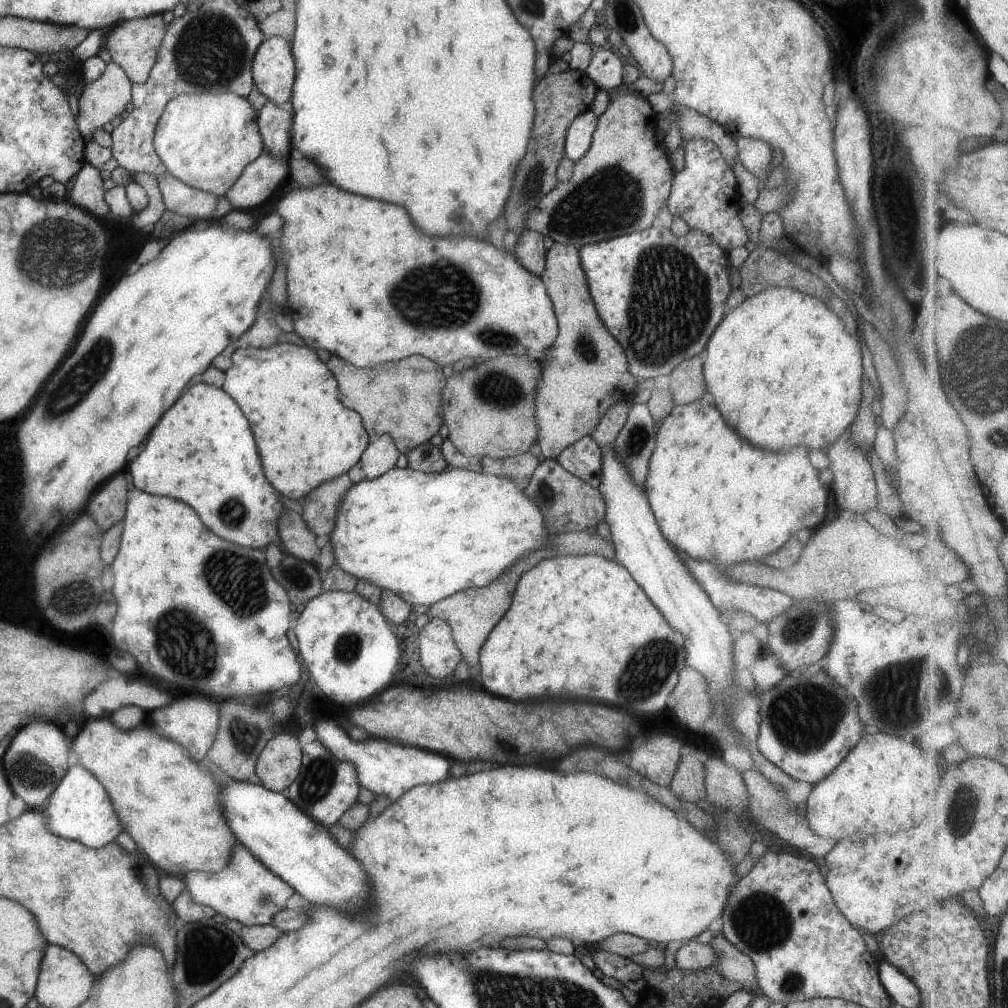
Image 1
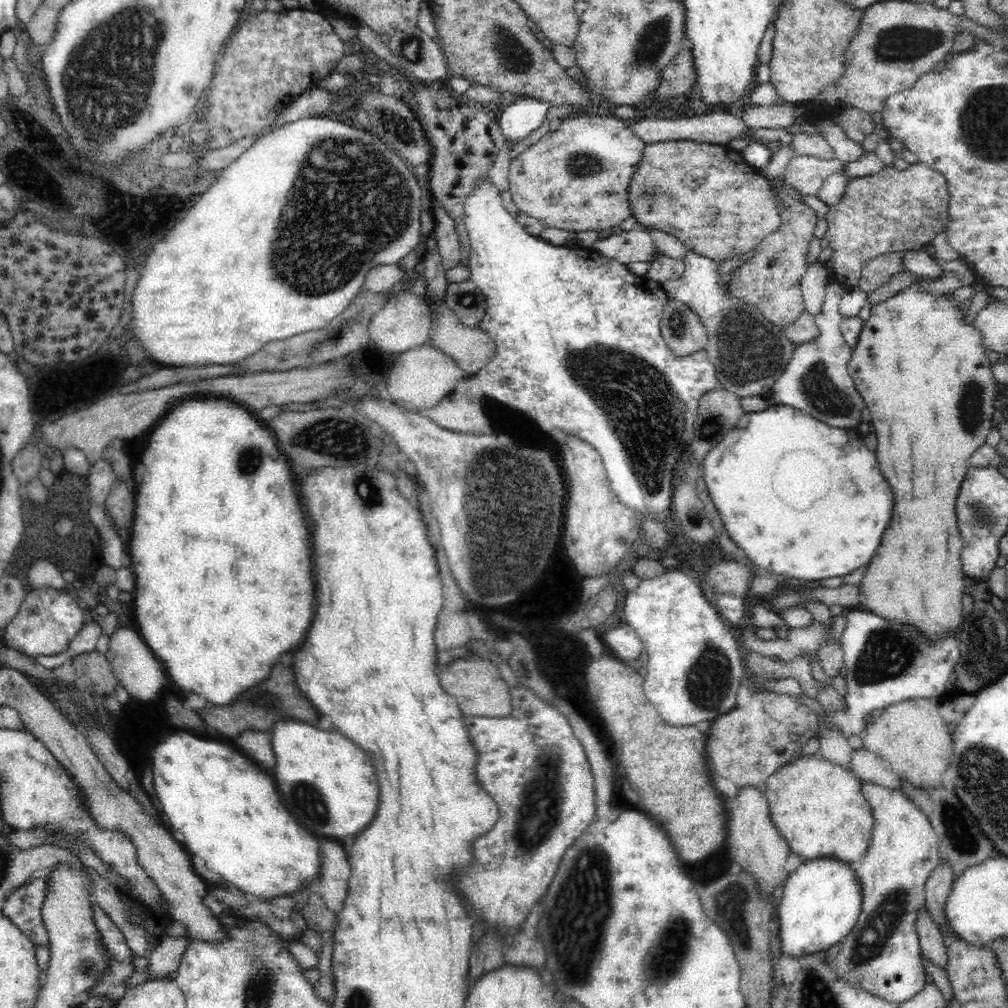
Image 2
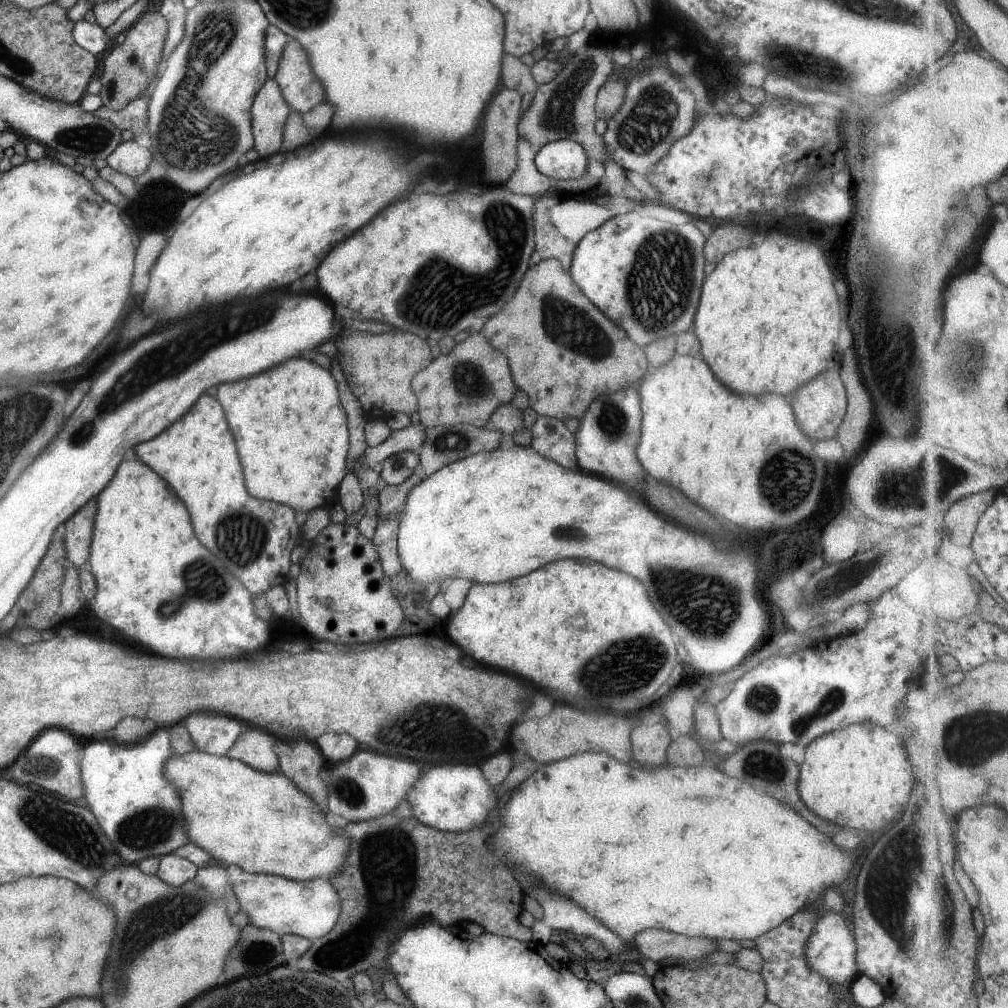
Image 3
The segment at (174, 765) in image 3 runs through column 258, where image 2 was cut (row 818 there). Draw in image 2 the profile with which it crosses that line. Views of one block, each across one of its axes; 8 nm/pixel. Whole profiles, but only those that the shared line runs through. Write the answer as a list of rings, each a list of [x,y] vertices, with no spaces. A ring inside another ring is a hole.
[[[820,752],[814,755],[798,756],[780,766],[767,780],[765,797],[774,826],[786,839],[792,853],[801,855],[803,860],[828,857],[839,858],[852,865],[866,852],[873,830],[873,812],[869,802],[861,791],[860,778],[851,767],[846,768],[832,760],[826,760]]]

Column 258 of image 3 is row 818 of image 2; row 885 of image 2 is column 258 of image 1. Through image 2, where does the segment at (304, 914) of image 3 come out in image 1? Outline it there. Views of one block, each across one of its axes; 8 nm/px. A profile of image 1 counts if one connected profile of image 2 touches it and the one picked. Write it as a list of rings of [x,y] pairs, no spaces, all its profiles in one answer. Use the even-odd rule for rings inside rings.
[[[237,842],[231,848],[229,862],[225,868],[217,872],[189,871],[181,876],[185,888],[189,891],[189,896],[195,904],[202,904],[213,908],[216,913],[223,915],[229,920],[237,920],[242,926],[269,925],[273,914],[285,909],[287,898],[293,894],[294,890],[283,882],[276,874],[265,868],[246,848]]]

